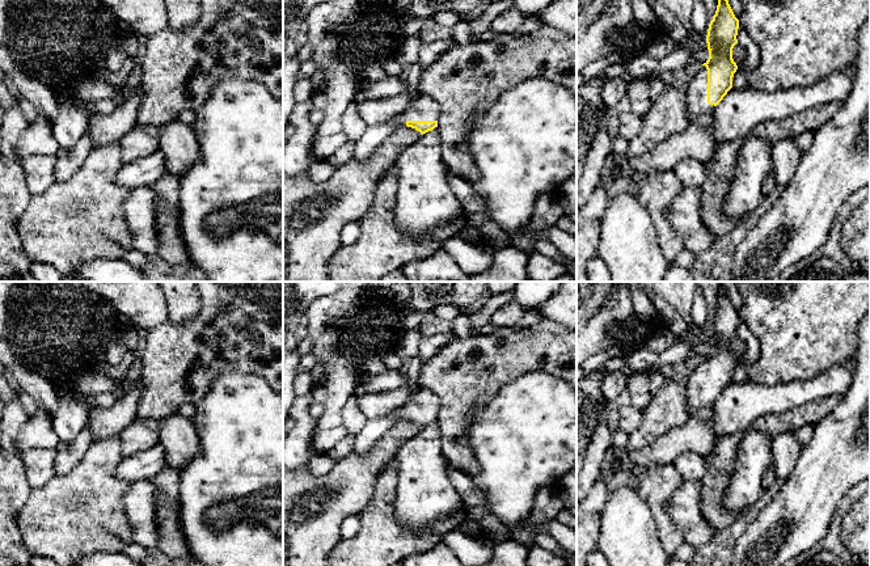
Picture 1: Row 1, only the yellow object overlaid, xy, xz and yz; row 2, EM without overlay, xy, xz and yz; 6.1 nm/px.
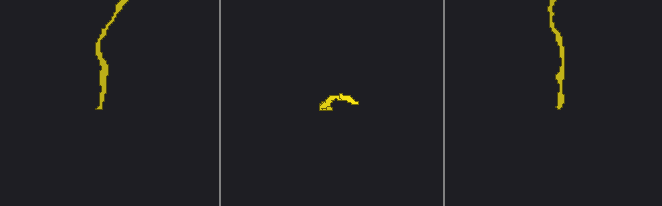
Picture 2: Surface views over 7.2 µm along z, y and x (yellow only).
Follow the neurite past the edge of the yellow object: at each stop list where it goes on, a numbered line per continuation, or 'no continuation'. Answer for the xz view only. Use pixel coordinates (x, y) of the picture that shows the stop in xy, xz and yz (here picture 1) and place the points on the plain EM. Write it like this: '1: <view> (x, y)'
1: xz (422, 401)

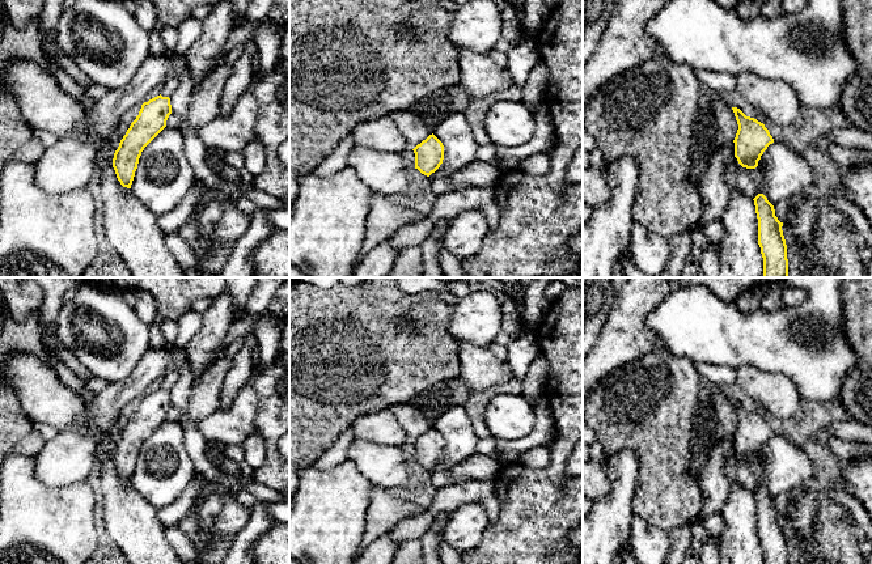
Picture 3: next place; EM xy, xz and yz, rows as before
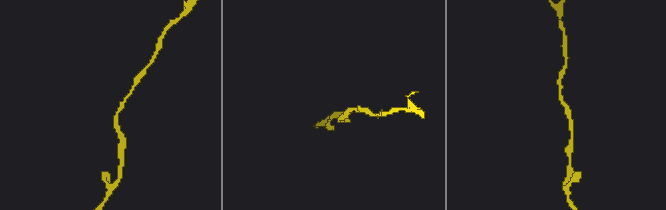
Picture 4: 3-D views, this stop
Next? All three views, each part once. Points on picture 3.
no continuation

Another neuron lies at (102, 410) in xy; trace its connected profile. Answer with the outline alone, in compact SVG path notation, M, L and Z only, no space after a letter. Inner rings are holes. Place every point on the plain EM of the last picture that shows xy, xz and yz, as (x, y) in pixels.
M149 348L127 378L109 383L101 393L88 394L84 398L84 421L101 433L110 433L123 408L143 397L170 369L170 348Z

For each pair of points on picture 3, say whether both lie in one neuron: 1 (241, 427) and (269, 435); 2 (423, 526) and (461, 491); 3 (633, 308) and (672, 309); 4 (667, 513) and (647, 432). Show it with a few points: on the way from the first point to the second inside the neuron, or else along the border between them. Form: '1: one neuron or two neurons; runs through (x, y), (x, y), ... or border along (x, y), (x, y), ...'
1: two neurons; border along (258, 401), (254, 432)
2: one neuron; runs through (428, 516), (451, 497)
3: two neurons; border along (673, 291), (646, 318), (646, 325), (656, 338)
4: one neuron; runs through (667, 493), (664, 452)

